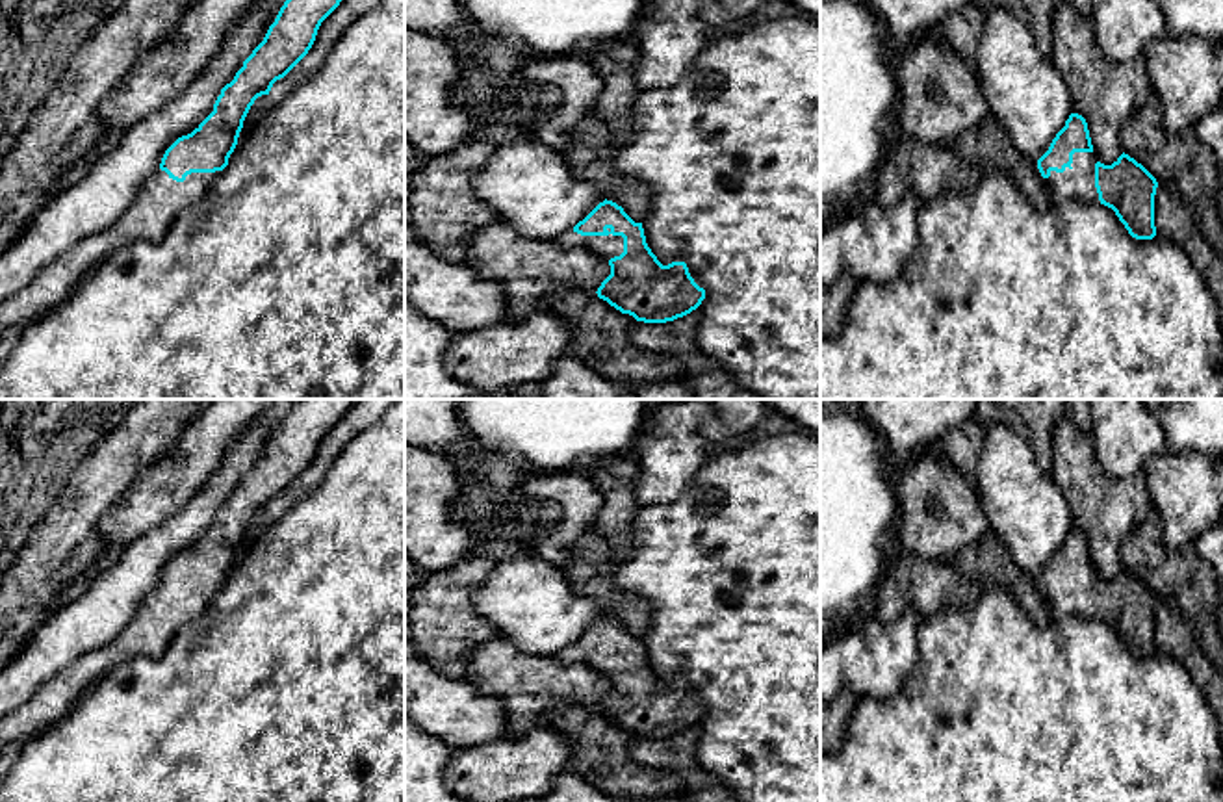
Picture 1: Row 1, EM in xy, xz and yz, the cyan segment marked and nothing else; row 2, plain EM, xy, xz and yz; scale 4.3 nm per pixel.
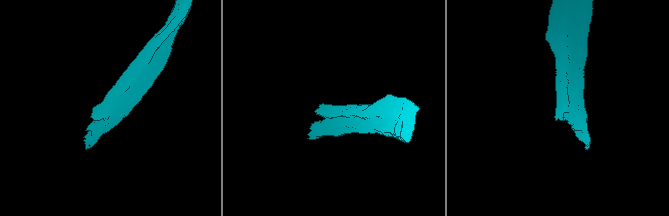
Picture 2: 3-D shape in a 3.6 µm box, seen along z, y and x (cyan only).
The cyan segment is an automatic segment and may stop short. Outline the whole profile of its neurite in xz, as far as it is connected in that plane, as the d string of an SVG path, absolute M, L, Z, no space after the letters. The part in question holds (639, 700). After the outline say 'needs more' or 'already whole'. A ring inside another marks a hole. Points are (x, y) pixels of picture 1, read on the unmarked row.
M612 616L599 618L573 644L553 655L560 665L585 665L611 681L598 713L644 739L666 739L696 726L705 715L685 678L663 681L635 639Z; needs more

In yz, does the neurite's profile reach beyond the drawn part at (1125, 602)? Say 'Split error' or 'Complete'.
Split error

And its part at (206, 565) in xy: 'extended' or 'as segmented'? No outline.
extended

